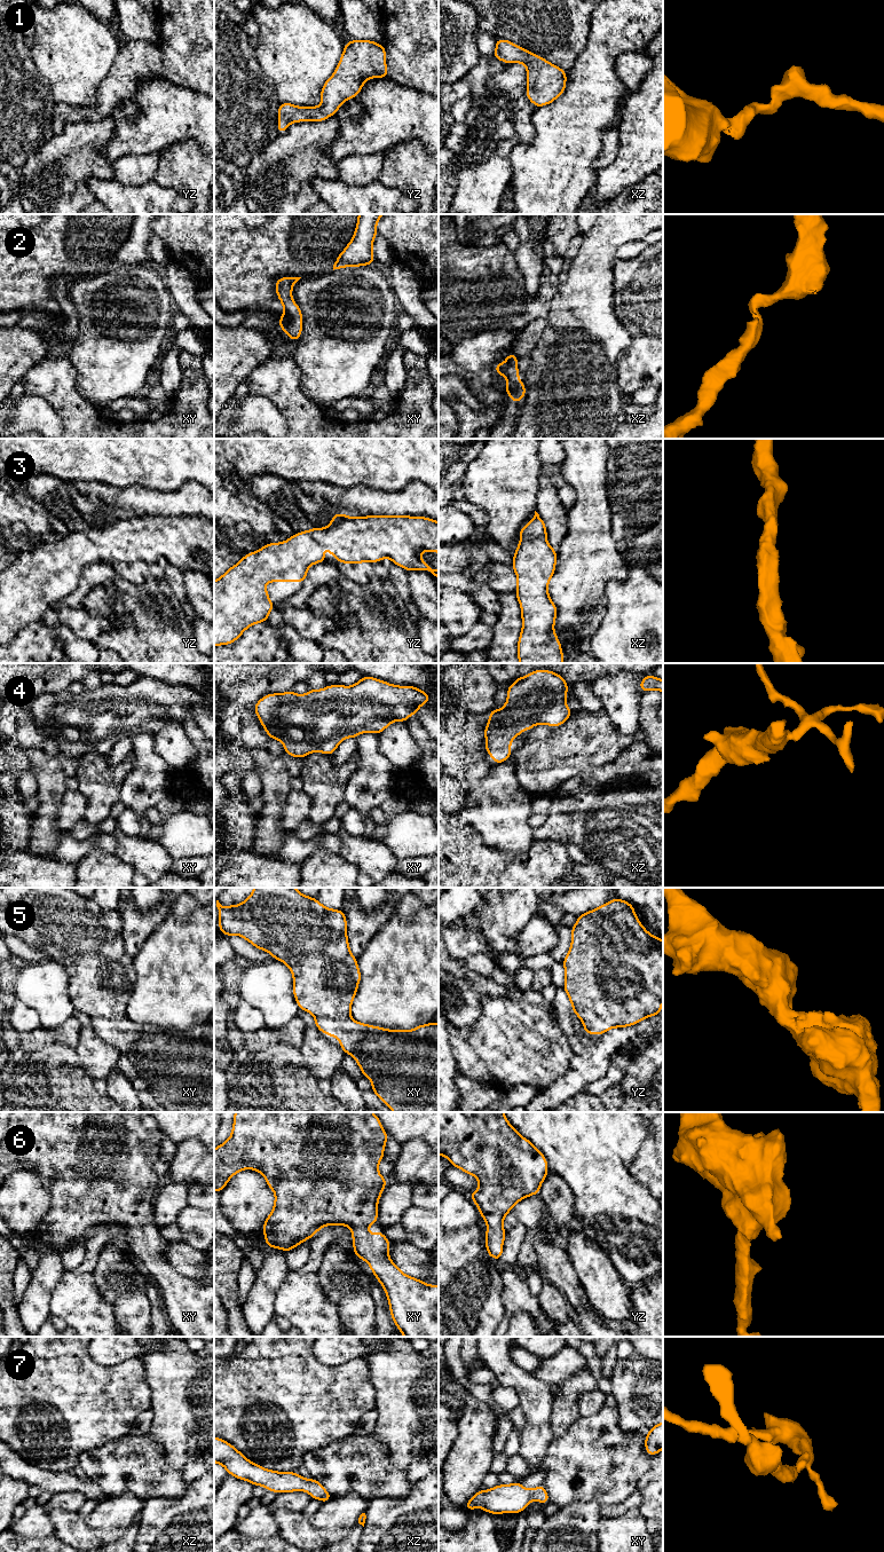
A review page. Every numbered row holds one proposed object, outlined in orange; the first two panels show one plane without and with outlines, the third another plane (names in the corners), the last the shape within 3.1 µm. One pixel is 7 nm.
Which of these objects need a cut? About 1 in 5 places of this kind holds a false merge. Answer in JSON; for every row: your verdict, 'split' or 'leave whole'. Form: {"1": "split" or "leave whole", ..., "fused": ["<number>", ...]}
{"1": "leave whole", "2": "leave whole", "3": "leave whole", "4": "leave whole", "5": "leave whole", "6": "leave whole", "7": "leave whole", "fused": []}

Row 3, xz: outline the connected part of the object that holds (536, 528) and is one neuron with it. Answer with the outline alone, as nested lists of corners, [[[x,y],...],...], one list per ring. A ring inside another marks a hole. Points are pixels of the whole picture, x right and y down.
[[[536,511],[532,520],[519,529],[519,535],[521,539],[513,554],[512,564],[518,577],[515,594],[521,606],[522,617],[522,630],[518,641],[519,663],[563,663],[561,643],[553,630],[558,609],[547,590],[555,572],[558,551],[550,546],[546,539],[546,526]]]

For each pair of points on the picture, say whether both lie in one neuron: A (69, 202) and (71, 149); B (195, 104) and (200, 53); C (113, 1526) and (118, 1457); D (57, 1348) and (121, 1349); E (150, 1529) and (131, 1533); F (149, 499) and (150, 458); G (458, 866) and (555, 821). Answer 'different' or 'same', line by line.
A: same
B: different
C: different
D: different
E: different
F: different
G: different

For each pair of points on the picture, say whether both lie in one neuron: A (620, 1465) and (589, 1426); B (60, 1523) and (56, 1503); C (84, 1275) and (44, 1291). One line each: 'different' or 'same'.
A: same
B: different
C: different

